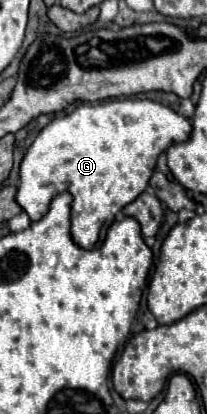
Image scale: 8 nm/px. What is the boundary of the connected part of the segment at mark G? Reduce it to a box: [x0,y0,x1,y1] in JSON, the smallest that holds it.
[17,99,191,249]

